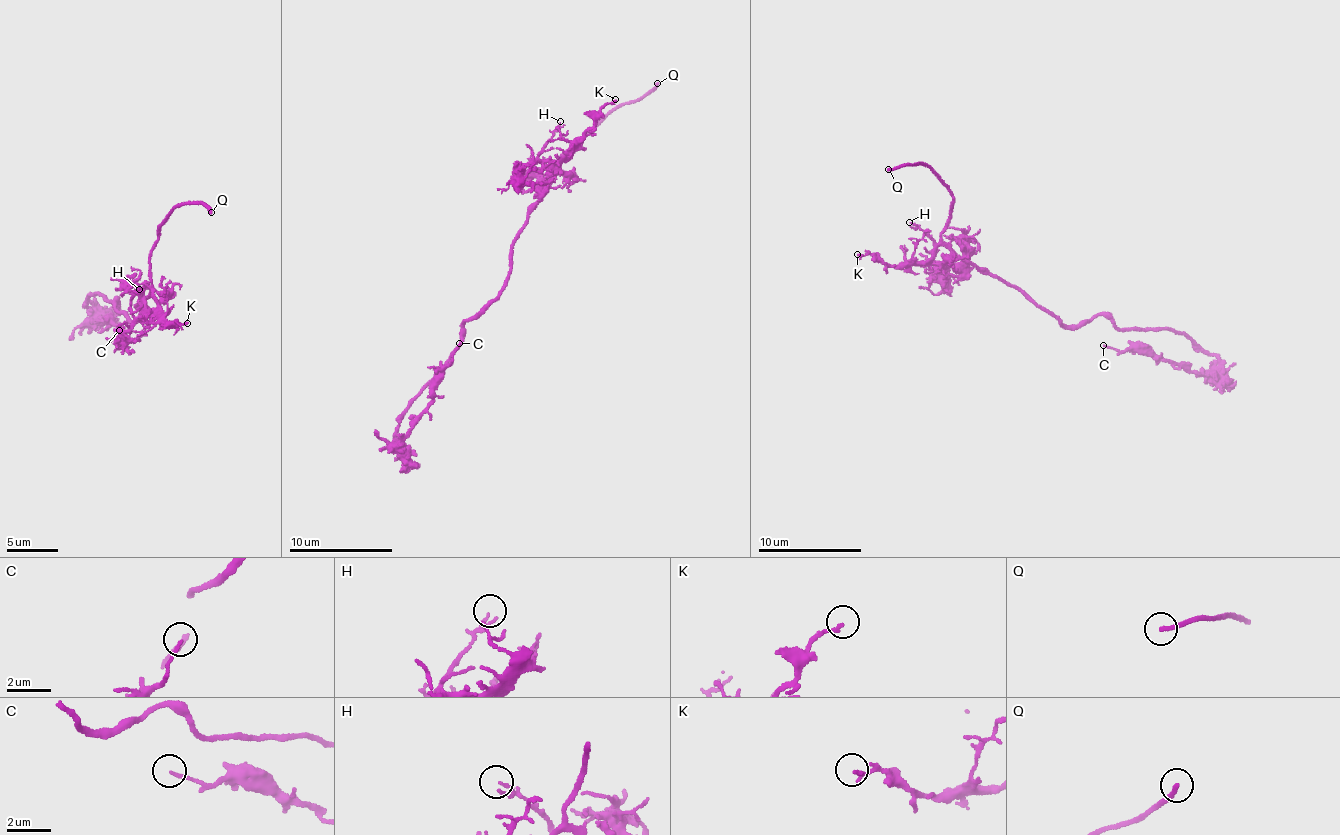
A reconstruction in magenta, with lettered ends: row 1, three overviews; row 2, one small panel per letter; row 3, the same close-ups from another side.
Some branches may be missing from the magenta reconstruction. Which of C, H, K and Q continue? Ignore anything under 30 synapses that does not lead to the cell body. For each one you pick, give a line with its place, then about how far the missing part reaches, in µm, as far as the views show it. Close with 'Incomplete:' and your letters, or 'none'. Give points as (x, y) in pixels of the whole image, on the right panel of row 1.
Q: place (888, 169); missing 50 µm
Incomplete: Q

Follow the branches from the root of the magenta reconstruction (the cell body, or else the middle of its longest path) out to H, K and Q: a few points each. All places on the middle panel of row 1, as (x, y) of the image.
H: (498, 295), (509, 273), (515, 235), (542, 195), (548, 163), (538, 157), (560, 121)
K: (498, 295), (509, 273), (515, 235), (525, 222), (526, 211), (542, 195), (540, 186), (547, 171), (615, 99)
Q: (498, 295), (515, 235), (566, 148), (576, 148), (614, 107), (657, 83)

